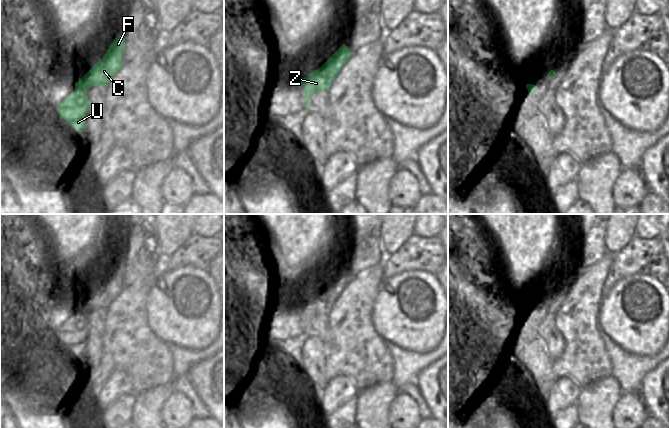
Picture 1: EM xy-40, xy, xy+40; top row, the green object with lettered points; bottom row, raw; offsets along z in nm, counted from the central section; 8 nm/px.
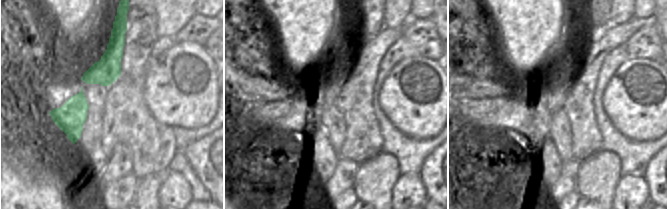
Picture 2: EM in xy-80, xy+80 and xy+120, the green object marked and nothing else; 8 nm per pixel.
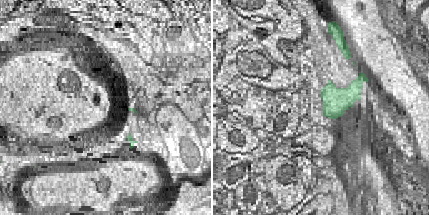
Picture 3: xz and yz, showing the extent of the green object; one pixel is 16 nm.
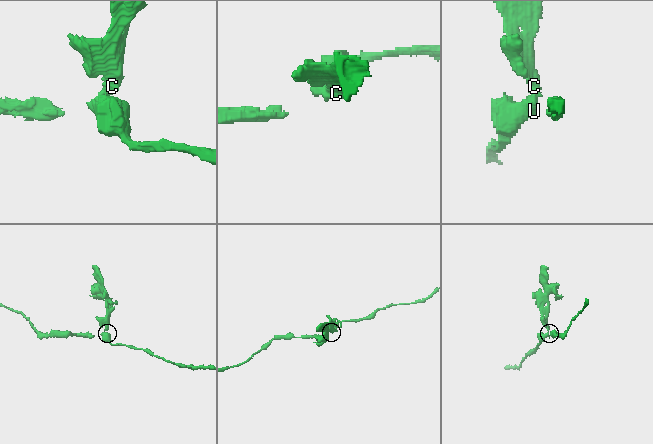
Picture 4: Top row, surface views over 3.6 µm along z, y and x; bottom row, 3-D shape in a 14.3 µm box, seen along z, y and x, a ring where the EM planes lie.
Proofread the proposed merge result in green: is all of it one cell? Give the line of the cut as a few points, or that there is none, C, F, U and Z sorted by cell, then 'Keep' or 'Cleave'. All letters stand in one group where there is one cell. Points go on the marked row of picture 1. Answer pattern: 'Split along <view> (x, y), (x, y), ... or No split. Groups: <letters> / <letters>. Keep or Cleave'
Split along xy-40 (77, 82), (80, 86), (87, 89). Groups: C F Z / U. Cleave

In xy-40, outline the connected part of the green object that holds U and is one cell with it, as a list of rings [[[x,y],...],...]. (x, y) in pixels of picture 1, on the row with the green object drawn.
[[[75,82],[75,91],[69,94],[56,108],[60,118],[64,118],[71,123],[75,130],[82,132],[89,105],[87,89],[80,87],[78,82]]]

